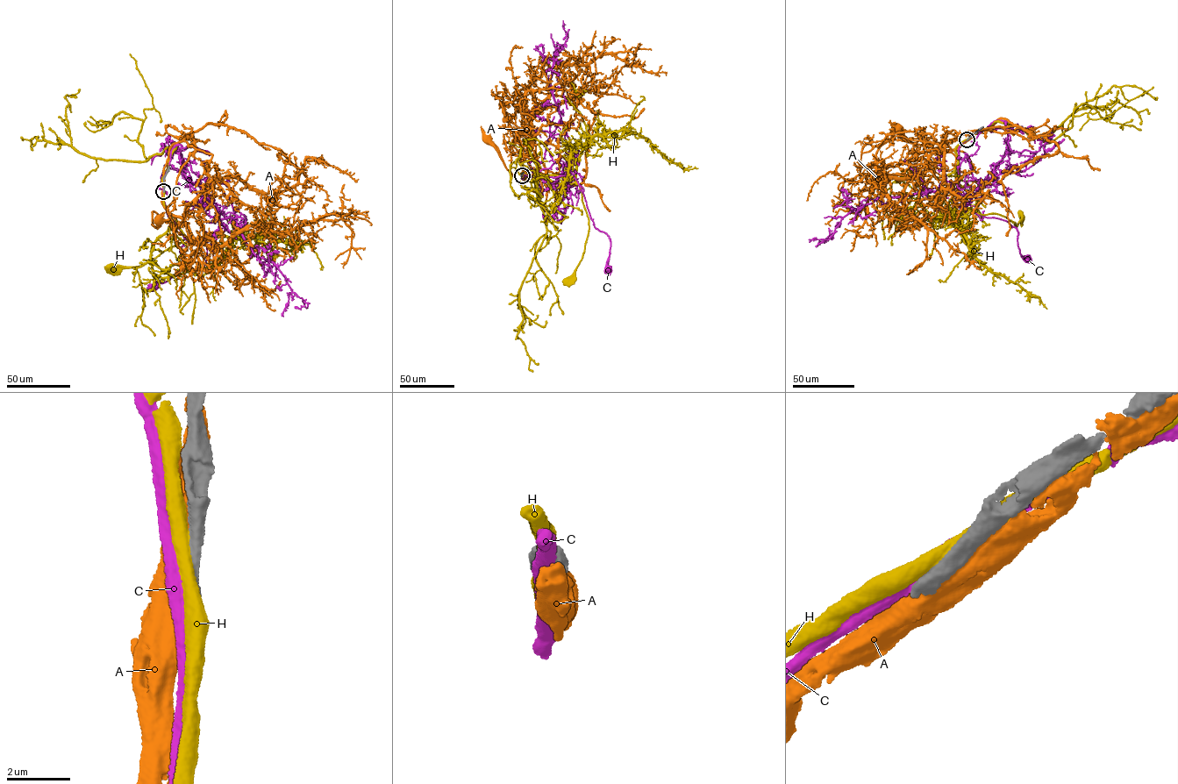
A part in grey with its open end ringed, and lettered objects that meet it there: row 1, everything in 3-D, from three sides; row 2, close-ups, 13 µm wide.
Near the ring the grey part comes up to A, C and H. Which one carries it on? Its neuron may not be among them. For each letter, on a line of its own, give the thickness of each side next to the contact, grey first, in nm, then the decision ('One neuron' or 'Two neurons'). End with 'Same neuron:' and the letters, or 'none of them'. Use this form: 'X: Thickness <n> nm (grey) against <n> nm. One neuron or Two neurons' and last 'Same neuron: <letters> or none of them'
A: Thickness 440 nm (grey) against 650 nm. Two neurons
C: Thickness 650 nm (grey) against 440 nm. Two neurons
H: Thickness 440 nm (grey) against 420 nm. Two neurons
Same neuron: none of them

